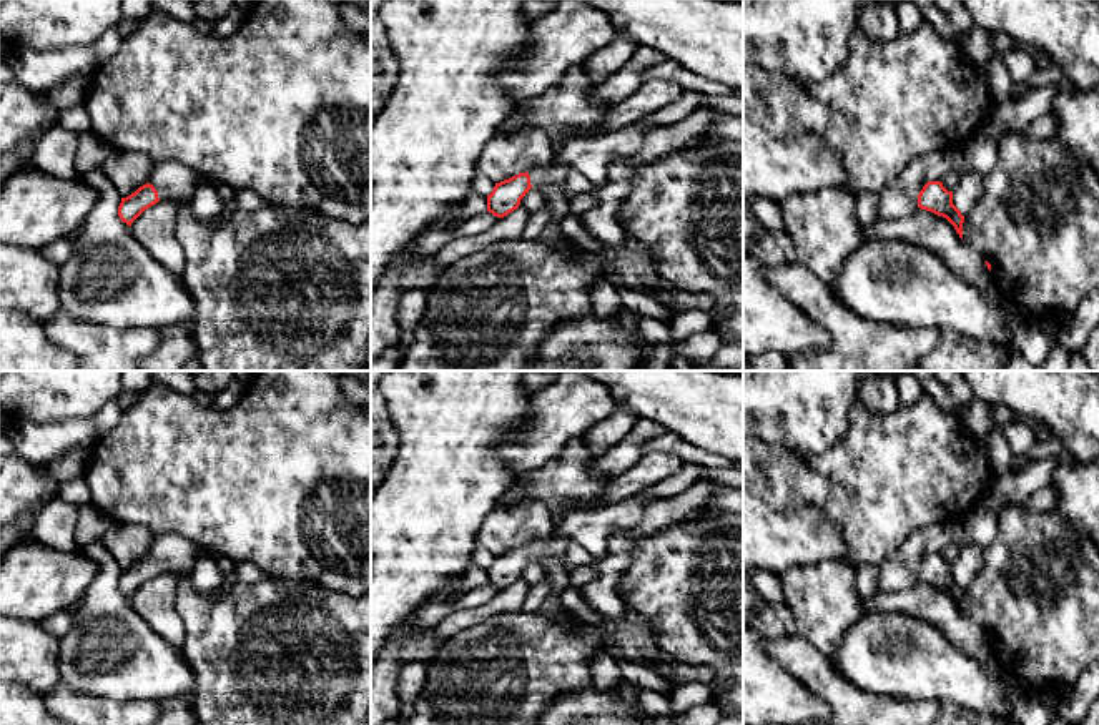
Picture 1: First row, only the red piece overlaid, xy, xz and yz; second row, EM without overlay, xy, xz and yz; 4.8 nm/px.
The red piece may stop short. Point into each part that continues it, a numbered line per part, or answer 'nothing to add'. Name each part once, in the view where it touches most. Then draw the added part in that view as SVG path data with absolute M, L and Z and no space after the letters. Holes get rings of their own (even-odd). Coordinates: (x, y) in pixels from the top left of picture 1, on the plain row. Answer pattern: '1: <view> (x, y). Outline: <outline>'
1: xy (173, 554). Outline: M175 534L156 537L150 557L158 564L160 574L191 574L200 557L211 559L221 570L228 582L234 577L233 562L224 559L219 552L209 550L190 539Z

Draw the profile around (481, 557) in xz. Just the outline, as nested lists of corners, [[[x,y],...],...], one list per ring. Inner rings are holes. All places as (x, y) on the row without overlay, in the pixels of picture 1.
[[[476,544],[476,549],[471,554],[471,565],[487,569],[492,565],[495,555],[490,554],[484,545]]]

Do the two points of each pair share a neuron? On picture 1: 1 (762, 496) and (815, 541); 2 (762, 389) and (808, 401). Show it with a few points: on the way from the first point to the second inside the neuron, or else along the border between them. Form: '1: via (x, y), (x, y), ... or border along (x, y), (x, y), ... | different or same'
1: via (775, 509), (802, 536) | same
2: via (773, 389), (797, 389) | same

